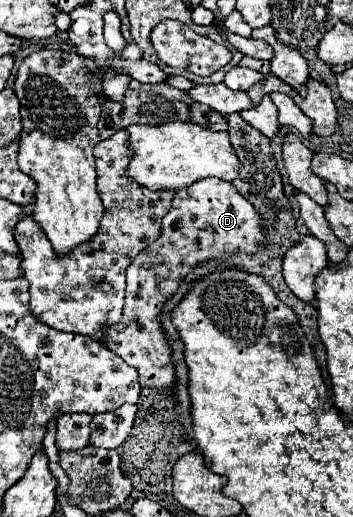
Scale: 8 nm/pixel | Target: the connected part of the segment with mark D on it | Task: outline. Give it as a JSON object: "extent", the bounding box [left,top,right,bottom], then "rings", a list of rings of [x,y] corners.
{"extent":[103,178,269,394],"rings":[[[205,178],[199,180],[197,184],[191,184],[189,188],[183,188],[175,194],[173,206],[163,218],[163,228],[161,236],[157,242],[149,244],[127,268],[127,290],[125,290],[125,308],[123,308],[123,318],[113,324],[103,328],[103,342],[107,348],[111,348],[115,354],[119,354],[127,364],[135,366],[139,372],[139,384],[149,390],[165,392],[171,394],[177,386],[177,376],[175,376],[175,364],[171,360],[171,344],[167,334],[161,328],[161,310],[165,302],[179,290],[181,280],[189,274],[189,268],[195,268],[203,262],[209,260],[221,260],[225,256],[233,256],[237,252],[245,254],[255,254],[257,250],[265,248],[269,244],[267,236],[263,234],[261,226],[261,216],[255,210],[251,202],[247,202],[231,182],[219,180],[219,178]]]}

